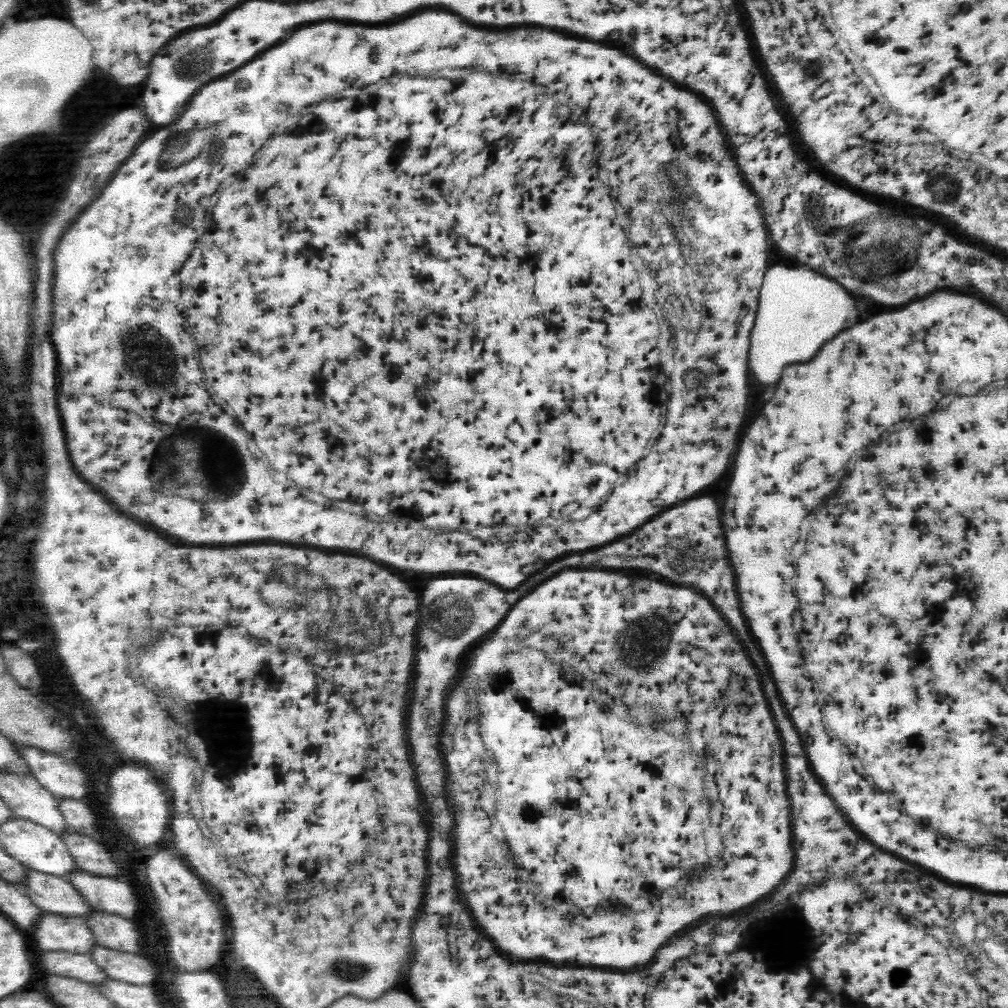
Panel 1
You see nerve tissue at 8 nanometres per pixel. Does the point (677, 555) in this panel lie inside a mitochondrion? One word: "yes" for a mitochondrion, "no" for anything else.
yes

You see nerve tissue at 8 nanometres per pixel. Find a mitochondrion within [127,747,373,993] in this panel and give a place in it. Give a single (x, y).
(341, 968)

